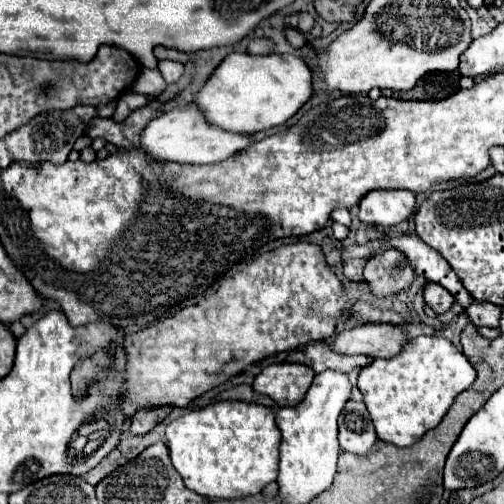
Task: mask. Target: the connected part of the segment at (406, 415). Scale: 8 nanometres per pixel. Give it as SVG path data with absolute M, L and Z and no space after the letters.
M417 337L393 359L375 359L363 367L357 387L373 419L377 437L397 447L417 443L425 431L435 429L443 415L449 411L455 397L471 387L475 369L455 345L443 337Z

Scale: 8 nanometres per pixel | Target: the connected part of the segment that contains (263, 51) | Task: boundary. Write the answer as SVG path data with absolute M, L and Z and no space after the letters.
M253 39L249 43L247 53L251 53L251 55L267 55L267 53L271 53L271 47L273 47L273 43L269 39Z

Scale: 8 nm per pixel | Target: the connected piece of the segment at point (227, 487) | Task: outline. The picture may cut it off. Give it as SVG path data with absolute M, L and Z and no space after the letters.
M245 401L209 403L203 409L189 411L167 425L167 447L171 451L171 461L183 477L185 487L199 495L219 499L241 499L259 495L267 483L275 481L279 471L279 443L281 431L275 423L275 409Z

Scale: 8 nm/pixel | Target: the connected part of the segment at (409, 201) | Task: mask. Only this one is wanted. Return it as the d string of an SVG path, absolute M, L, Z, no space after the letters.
M375 189L359 201L359 219L367 225L397 225L415 209L415 195L407 189Z

